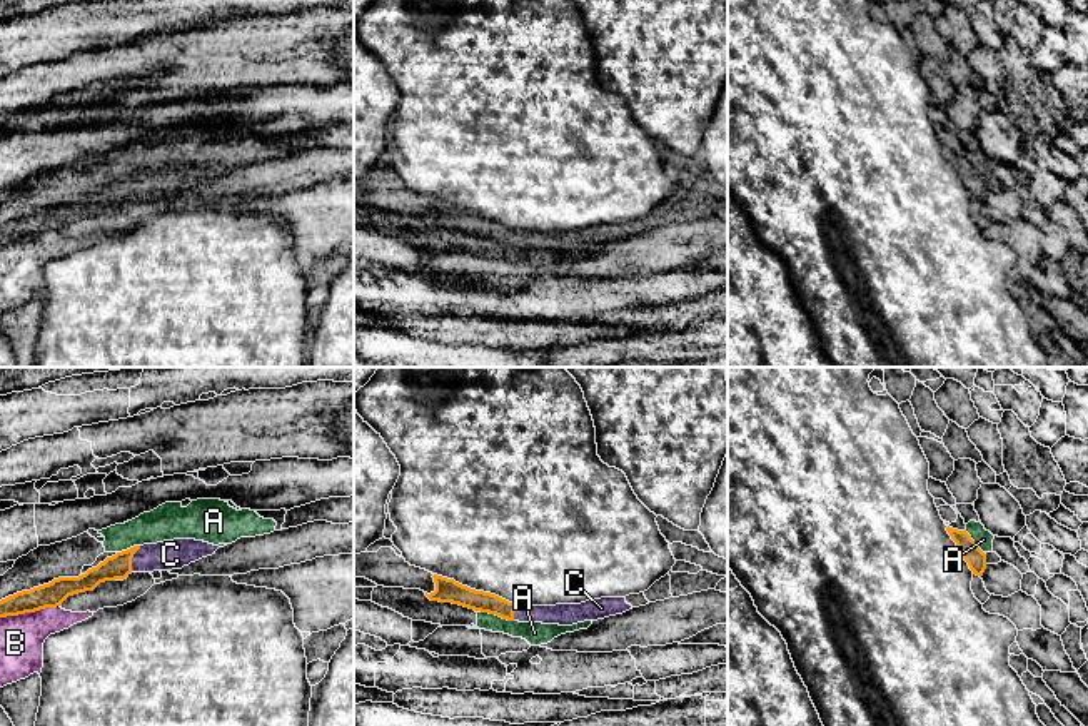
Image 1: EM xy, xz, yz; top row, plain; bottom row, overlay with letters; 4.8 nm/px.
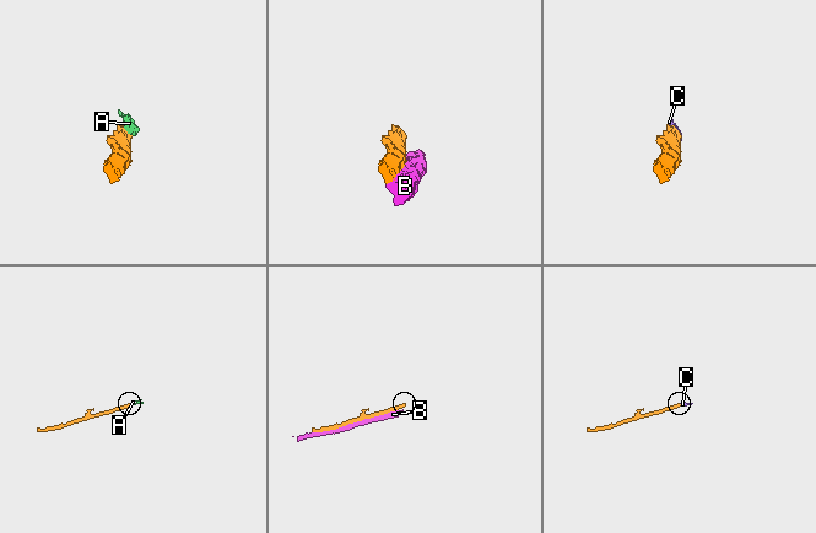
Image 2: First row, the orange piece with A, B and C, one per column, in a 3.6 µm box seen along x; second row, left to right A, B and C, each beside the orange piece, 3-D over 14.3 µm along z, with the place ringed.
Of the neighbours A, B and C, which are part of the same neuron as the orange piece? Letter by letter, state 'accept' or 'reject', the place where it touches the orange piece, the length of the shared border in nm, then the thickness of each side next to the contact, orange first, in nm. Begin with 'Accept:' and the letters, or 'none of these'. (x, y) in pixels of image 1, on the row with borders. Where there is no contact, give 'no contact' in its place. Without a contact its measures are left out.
Accept: C
A: reject; meets orange in xz at (498, 615); contact 170 nm long; 100 nm thick on the orange side, 110 nm on the other
B: reject; meets orange in xy at (29, 611); contact 300 nm long; 120 nm thick on the orange side, 220 nm on the other
C: accept; meets orange in xy at (130, 559); contact 140 nm long; 120 nm thick on the orange side, 140 nm on the other

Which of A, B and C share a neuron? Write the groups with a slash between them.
A / B / C

